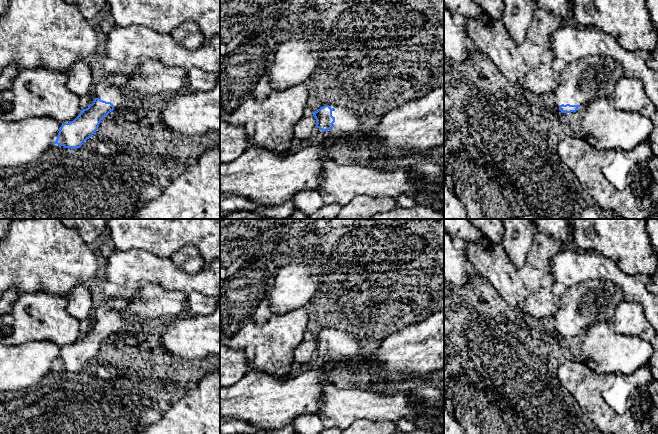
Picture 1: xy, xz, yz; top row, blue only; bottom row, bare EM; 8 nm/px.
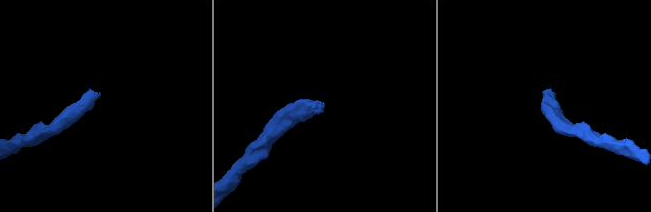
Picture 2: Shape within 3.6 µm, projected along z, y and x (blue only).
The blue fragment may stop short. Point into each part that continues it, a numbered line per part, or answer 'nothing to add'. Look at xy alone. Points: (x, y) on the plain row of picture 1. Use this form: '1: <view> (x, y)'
1: xy (110, 313)

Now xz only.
1: xz (346, 349)

